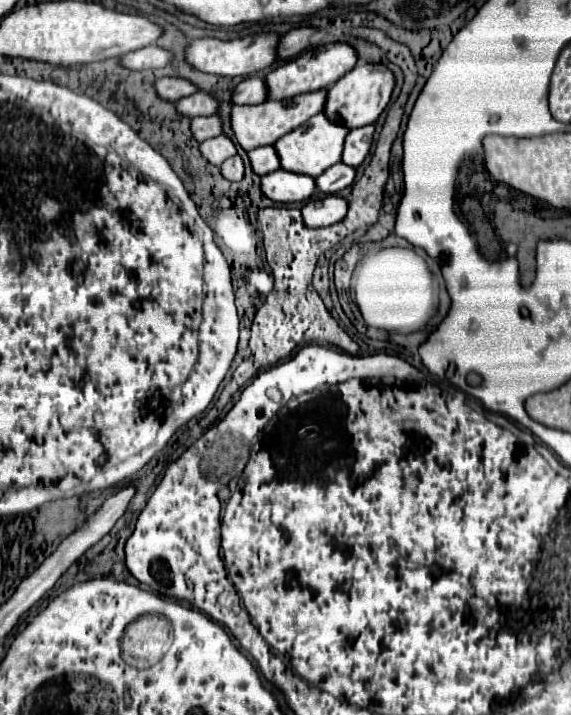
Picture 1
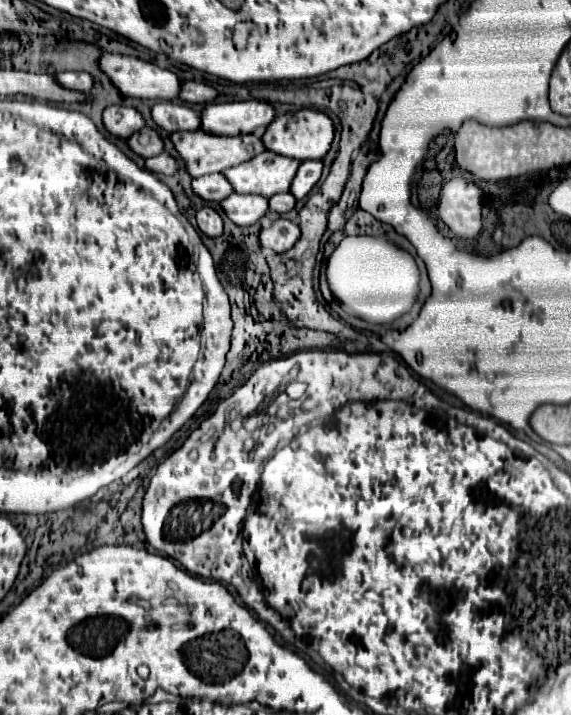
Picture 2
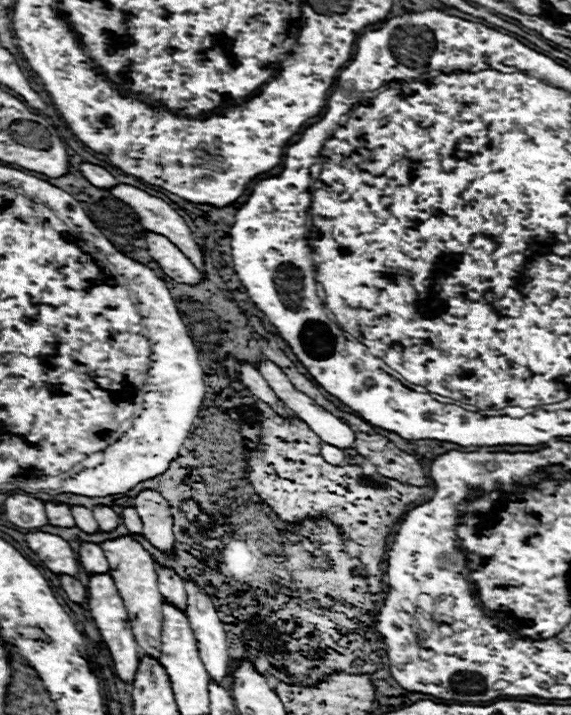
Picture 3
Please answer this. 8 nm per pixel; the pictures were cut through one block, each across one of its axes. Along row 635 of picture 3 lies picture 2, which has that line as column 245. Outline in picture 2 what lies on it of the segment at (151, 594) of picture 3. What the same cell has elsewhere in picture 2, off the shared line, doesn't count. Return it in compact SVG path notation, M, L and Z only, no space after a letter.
M194 130L194 132L174 132L170 138L172 138L178 154L186 160L186 166L188 166L188 172L192 178L198 178L204 174L214 174L214 172L224 172L226 168L238 166L238 164L254 158L256 154L264 152L262 140L254 134L216 136L216 134L206 134L204 130Z

